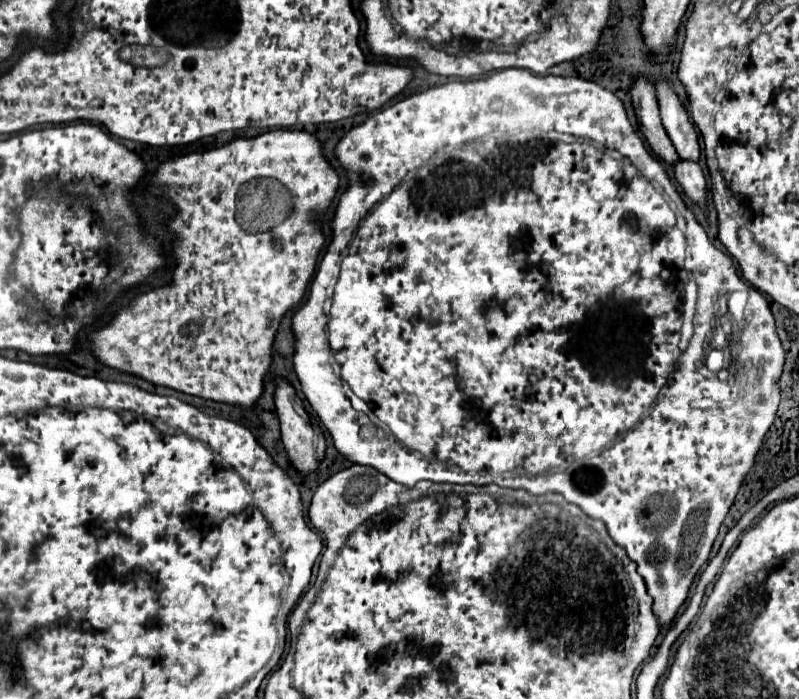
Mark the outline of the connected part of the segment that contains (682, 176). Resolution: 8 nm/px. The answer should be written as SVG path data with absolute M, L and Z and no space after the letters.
M680 159L674 167L674 175L676 175L676 181L680 183L684 195L688 199L692 199L694 205L698 205L706 211L708 189L706 189L706 179L704 179L698 163L688 163L688 161Z

